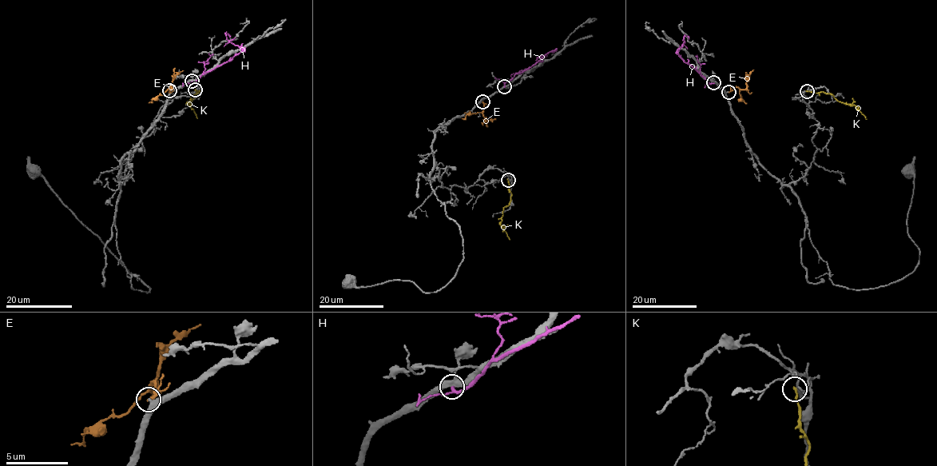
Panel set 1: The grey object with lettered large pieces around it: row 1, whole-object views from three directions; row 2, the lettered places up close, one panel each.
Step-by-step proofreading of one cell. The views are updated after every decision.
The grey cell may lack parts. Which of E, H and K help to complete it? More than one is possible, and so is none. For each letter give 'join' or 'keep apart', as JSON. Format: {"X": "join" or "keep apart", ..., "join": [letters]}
{"E": "join", "H": "keep apart", "K": "keep apart", "join": ["E"]}

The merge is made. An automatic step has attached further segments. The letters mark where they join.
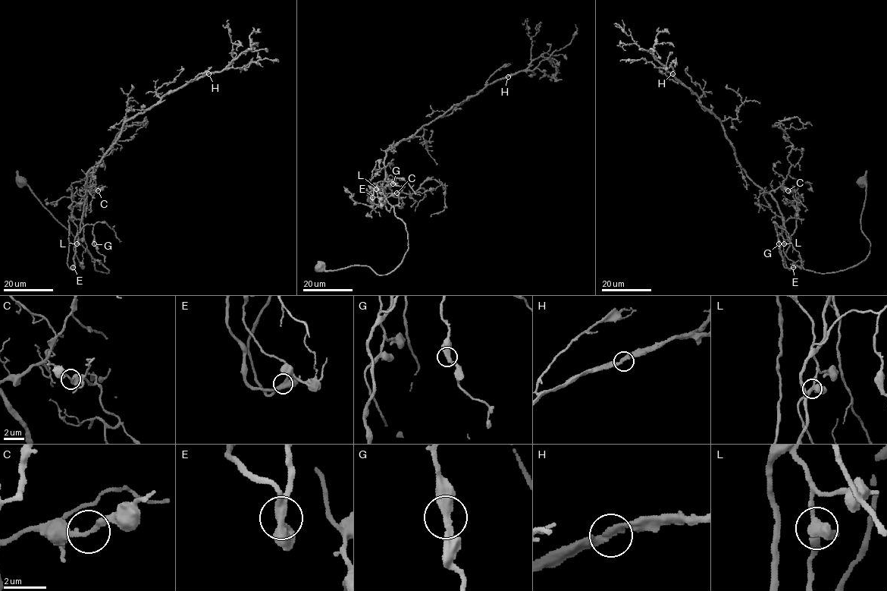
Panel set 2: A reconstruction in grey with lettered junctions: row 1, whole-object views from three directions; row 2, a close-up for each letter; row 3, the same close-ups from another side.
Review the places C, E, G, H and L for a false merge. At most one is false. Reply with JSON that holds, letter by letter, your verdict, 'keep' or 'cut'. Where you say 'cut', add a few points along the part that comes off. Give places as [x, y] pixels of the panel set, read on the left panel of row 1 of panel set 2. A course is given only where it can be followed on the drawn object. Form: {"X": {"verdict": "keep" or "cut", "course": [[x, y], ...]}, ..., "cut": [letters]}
{"C": {"verdict": "keep"}, "E": {"verdict": "keep"}, "G": {"verdict": "keep"}, "H": {"verdict": "keep"}, "L": {"verdict": "keep"}, "cut": []}

